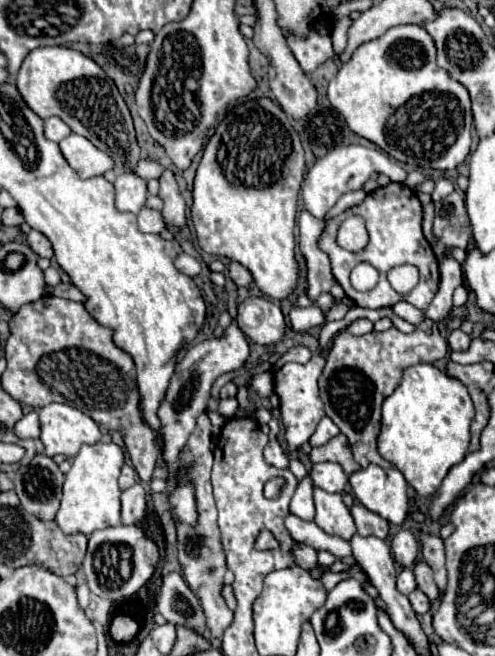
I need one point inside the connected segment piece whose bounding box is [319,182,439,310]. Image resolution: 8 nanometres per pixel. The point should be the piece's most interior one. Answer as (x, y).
(392, 213)

